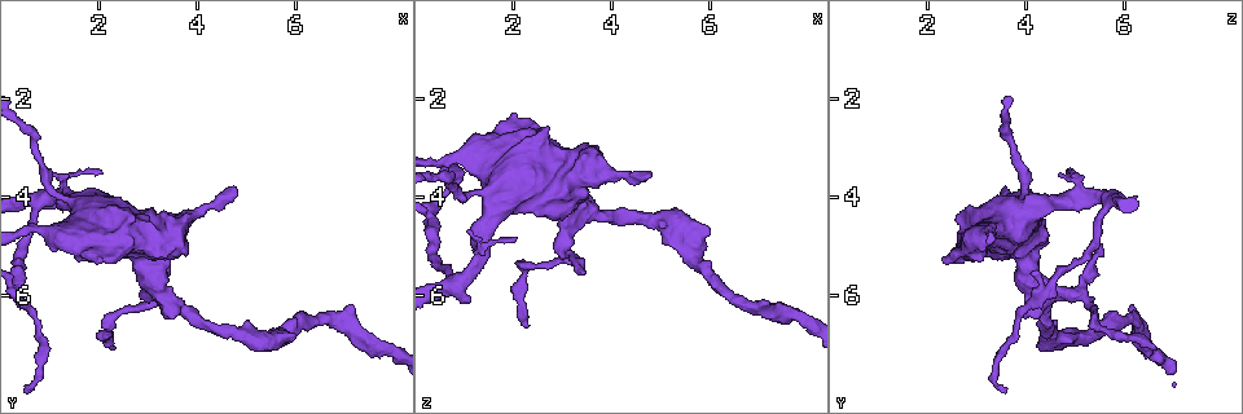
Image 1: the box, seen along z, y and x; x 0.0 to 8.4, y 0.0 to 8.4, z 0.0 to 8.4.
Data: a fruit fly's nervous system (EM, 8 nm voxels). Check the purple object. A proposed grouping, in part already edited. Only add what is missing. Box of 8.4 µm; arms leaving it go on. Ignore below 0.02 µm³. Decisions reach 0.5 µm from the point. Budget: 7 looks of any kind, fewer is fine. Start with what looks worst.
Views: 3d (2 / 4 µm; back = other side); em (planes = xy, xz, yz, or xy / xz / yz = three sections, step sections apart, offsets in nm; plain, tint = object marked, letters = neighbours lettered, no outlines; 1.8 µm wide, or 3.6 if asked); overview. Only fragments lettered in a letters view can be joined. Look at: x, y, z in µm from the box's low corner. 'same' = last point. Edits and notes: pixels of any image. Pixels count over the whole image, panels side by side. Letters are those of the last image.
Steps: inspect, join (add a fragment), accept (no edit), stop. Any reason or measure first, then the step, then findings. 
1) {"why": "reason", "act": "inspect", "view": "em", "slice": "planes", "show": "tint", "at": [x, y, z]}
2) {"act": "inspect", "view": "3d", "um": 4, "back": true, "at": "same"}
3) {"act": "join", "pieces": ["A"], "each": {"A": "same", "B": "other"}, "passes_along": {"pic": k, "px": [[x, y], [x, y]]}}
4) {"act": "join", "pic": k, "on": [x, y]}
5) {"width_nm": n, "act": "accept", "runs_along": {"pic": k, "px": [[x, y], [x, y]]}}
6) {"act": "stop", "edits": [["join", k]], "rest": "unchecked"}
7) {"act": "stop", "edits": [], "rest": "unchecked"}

{"why": "thin end", "act": "inspect", "view": "em", "slice": "planes", "show": "plain", "at": [2.25, 7.10, 6.65]}

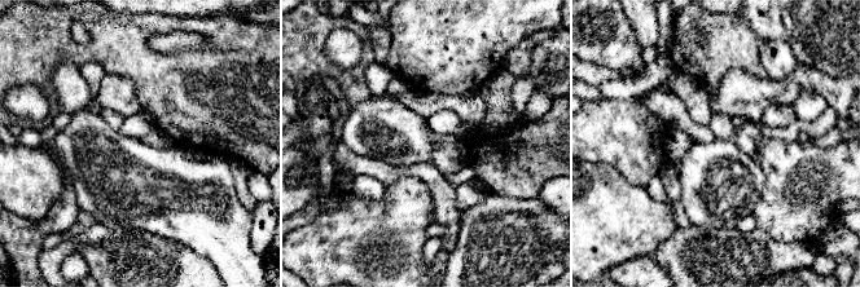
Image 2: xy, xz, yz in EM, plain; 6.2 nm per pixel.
{"why": "where the object lies", "act": "inspect", "view": "em", "slice": "planes", "show": "tint", "at": "same"}

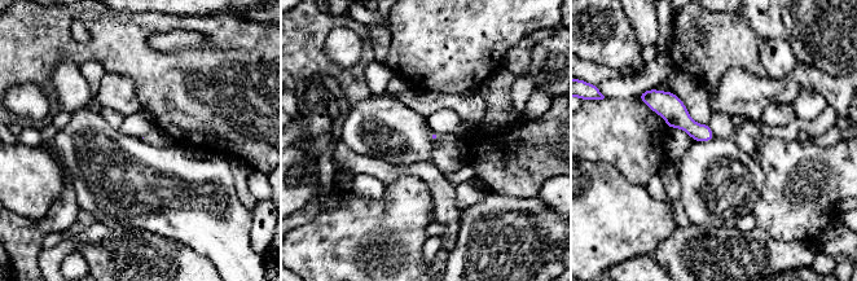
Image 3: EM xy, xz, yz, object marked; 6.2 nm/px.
{"act": "inspect", "view": "em", "slice": "planes", "show": "letters", "at": "same"}

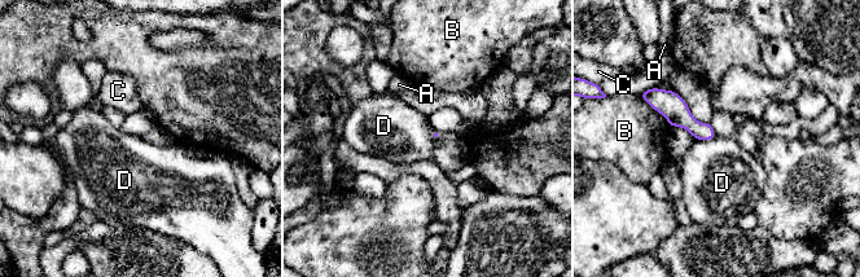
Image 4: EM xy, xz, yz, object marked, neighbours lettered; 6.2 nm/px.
{"act": "accept", "each": {"A": "other", "B": "other", "C": "other", "D": "other"}, "runs_along": {"pic": 4, "px": [[652, 101], [667, 102], [711, 135]]}, "found": "no lettered fragment goes on from it"}

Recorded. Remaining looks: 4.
{"why": "closes a loop", "act": "inspect", "view": "3d", "um": 2, "at": [2.05, 5.20, 2.45]}

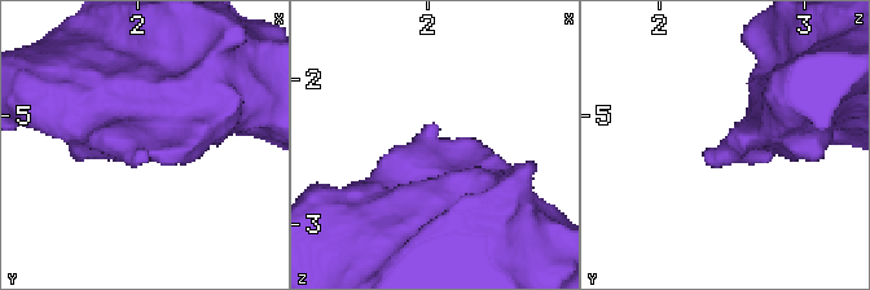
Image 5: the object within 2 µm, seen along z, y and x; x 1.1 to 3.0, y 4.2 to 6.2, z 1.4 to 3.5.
{"act": "inspect", "view": "em", "slice": "planes", "show": "plain", "at": [1.98, 5.26, 2.40]}

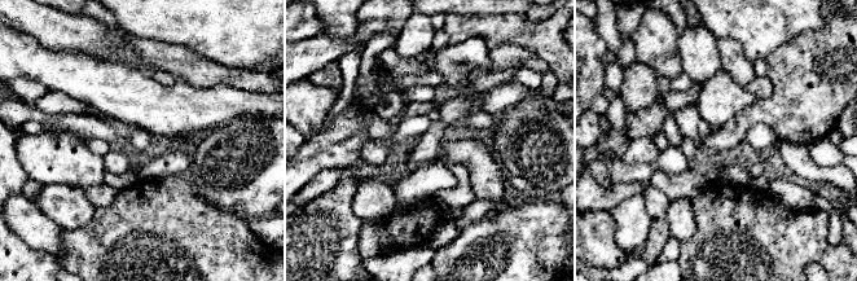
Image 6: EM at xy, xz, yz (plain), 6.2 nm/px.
{"act": "inspect", "view": "em", "slice": "planes", "show": "letters", "at": "same"}

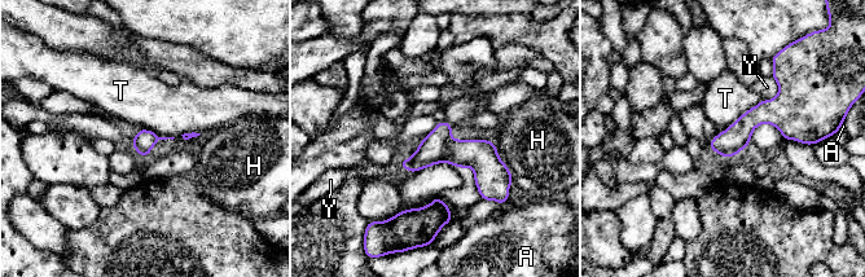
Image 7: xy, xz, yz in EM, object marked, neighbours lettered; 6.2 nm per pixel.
{"width_nm": 140, "act": "accept", "each": {"A": "other", "H": "other", "T": "other", "Y": "other"}, "border": {"pic": 7, "px": [[762, 99], [723, 131]]}, "found": "none of them fits"}

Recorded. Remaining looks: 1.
{"act": "stop", "edits": [], "rest": "unchecked"}

